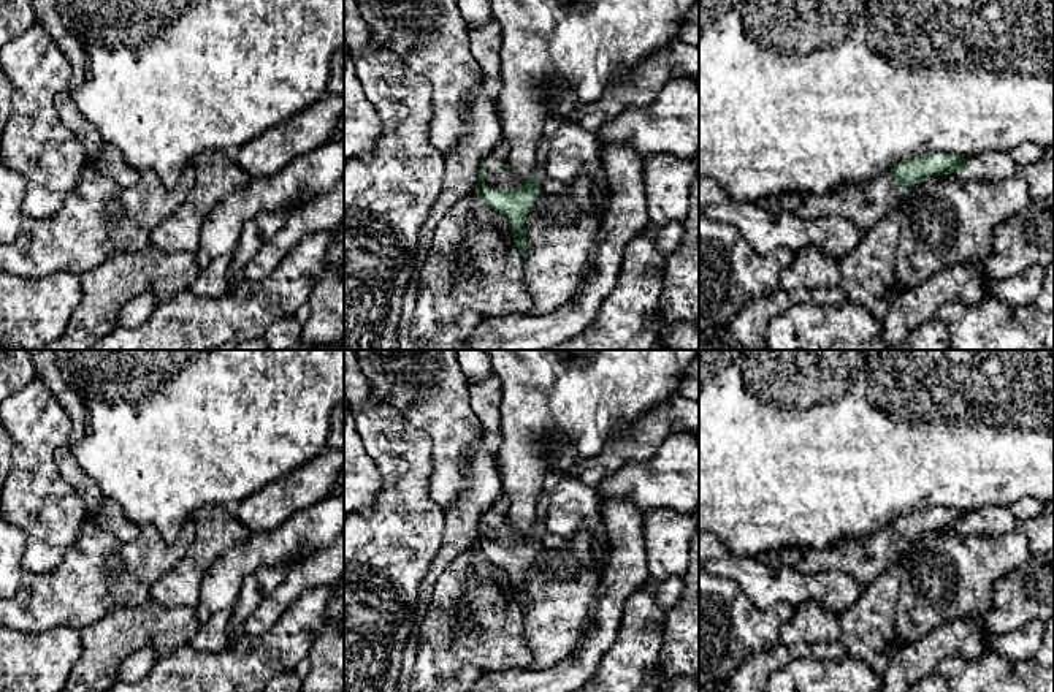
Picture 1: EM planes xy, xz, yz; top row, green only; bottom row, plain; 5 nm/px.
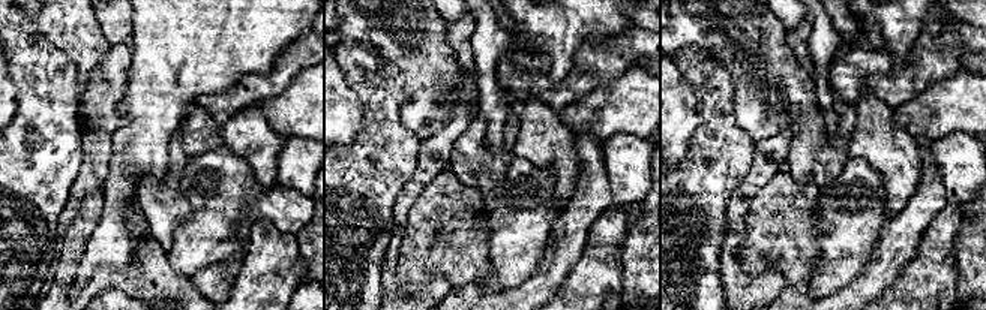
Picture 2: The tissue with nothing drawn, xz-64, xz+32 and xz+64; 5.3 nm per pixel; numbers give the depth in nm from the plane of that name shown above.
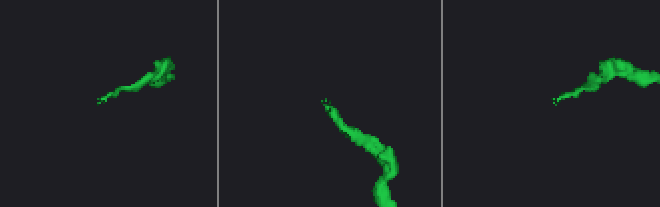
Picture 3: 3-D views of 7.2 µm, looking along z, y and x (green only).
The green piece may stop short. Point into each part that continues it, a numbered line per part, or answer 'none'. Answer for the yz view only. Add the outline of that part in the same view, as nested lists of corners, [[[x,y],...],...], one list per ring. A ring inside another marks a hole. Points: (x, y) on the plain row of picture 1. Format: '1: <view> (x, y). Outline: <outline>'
1: yz (866, 559). Outline: [[[889,524],[864,538],[843,538],[826,548],[805,548],[796,568],[805,575],[838,570],[867,587],[900,561],[905,545],[907,540],[892,535]]]

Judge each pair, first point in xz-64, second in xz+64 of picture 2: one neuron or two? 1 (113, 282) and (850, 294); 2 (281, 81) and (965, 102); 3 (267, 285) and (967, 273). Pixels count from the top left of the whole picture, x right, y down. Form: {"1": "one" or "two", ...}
{"1": "two", "2": "two", "3": "two"}

